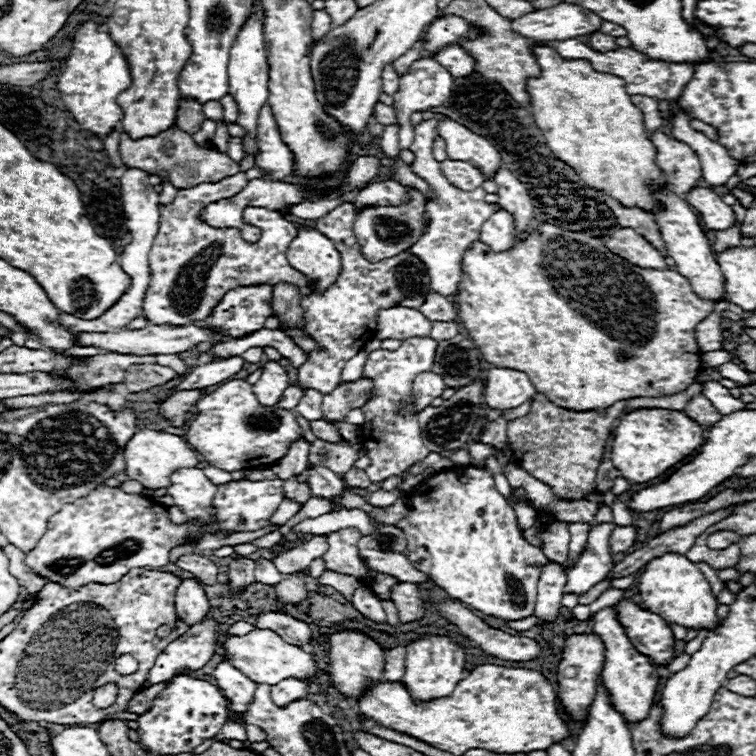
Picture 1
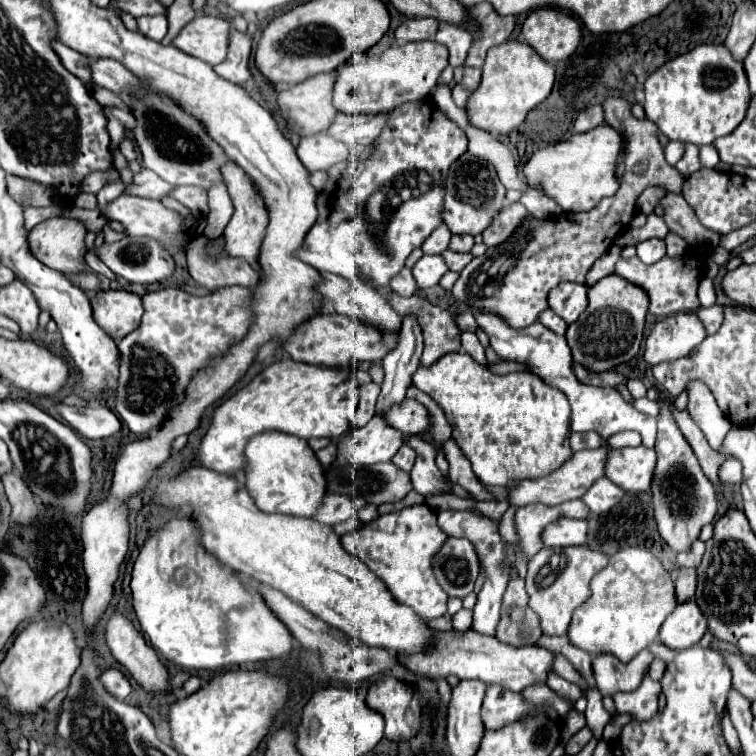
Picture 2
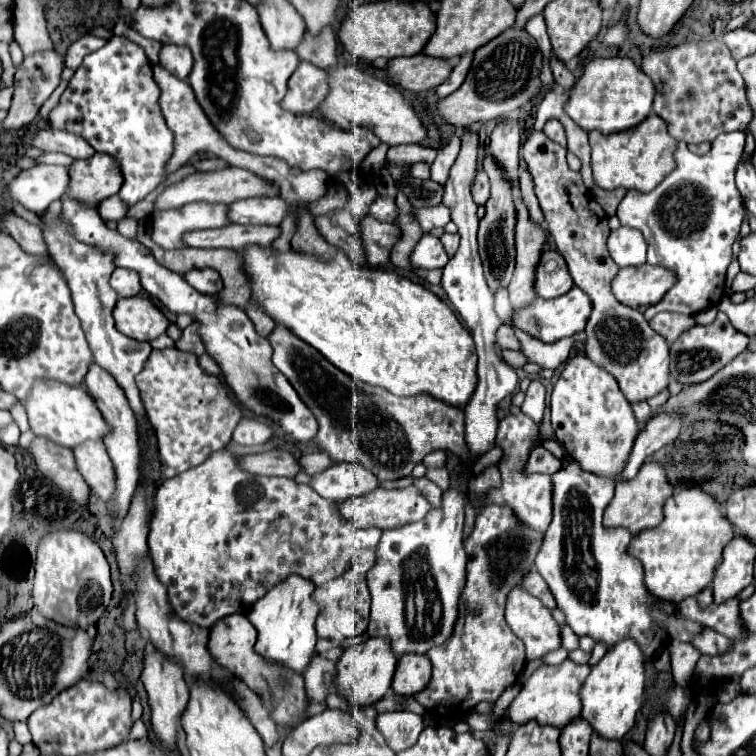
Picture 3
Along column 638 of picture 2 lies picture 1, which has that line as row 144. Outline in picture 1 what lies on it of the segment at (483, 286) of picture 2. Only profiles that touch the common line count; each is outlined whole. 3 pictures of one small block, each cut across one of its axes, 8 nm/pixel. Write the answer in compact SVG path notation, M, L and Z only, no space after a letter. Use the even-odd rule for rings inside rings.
M172 126L156 136L144 136L140 140L132 140L126 132L120 134L120 156L122 162L130 168L146 170L148 174L158 174L168 178L174 188L192 188L202 182L218 182L226 176L232 176L240 170L240 166L226 154L220 154L214 148L198 148L190 134Z

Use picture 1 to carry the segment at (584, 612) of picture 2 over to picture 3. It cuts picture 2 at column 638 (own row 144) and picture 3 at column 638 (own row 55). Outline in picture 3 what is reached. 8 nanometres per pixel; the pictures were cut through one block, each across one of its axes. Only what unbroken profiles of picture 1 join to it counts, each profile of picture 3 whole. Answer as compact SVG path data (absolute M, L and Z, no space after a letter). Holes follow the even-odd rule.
M682 488L664 504L664 520L656 528L646 528L634 536L630 554L644 564L646 588L658 600L682 602L704 590L720 564L724 546L734 538L720 504L700 488Z

